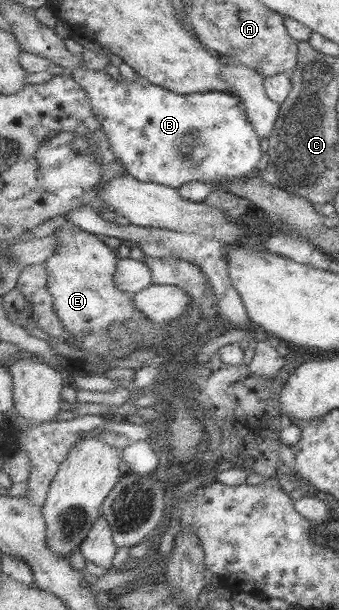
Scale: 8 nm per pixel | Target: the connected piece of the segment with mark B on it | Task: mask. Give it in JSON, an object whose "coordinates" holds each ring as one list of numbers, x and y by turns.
{"coordinates":[[83,68,76,70,73,76,87,90,95,114,117,153,118,161,137,180,178,189,191,181,201,181,219,190,229,179,258,174,257,164,263,156,261,138,249,120,246,104,235,94,213,91,183,95,151,82,139,84,124,80,109,68]]}

